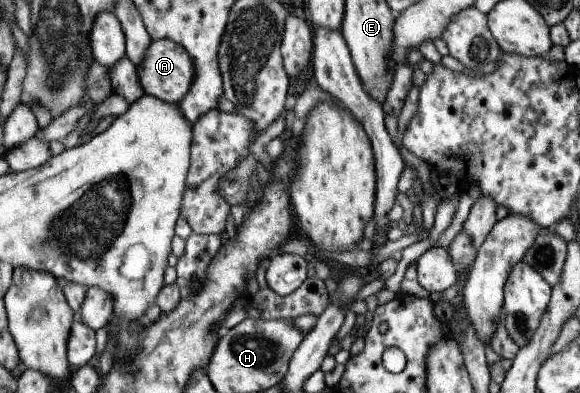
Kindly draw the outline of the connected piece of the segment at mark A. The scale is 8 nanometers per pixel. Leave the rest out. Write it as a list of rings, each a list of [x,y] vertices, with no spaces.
[[[157,39],[150,42],[146,48],[142,66],[137,68],[138,82],[145,94],[154,96],[168,104],[177,104],[190,88],[196,76],[193,58],[188,55],[177,43],[169,39]]]

